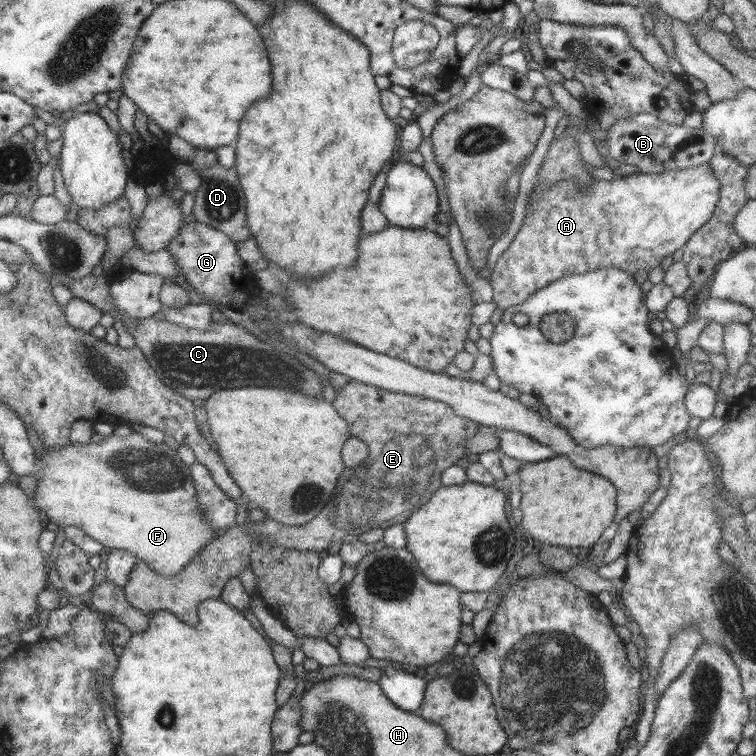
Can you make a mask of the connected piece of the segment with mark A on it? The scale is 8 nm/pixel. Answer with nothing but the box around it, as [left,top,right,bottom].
[488,163,719,310]

